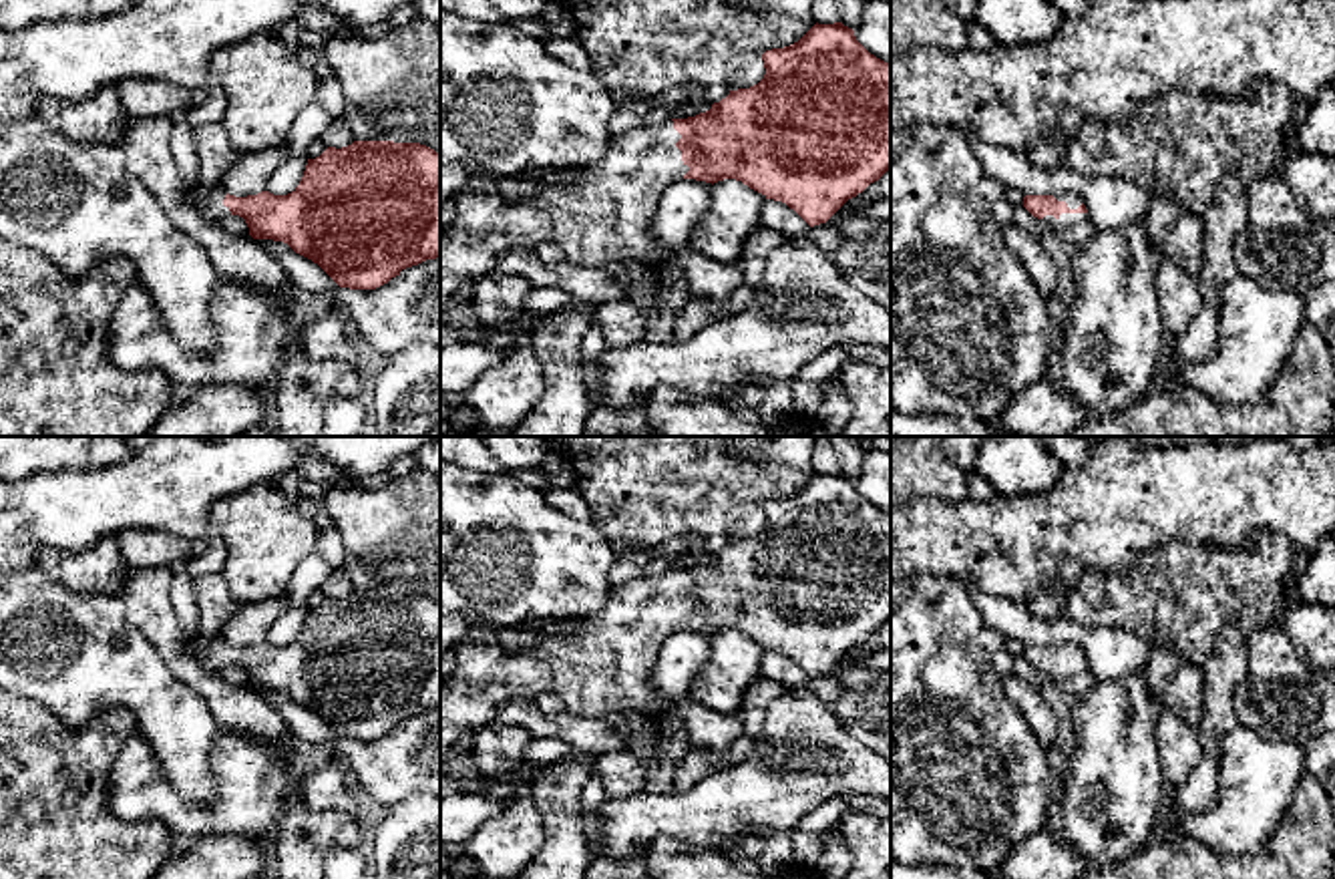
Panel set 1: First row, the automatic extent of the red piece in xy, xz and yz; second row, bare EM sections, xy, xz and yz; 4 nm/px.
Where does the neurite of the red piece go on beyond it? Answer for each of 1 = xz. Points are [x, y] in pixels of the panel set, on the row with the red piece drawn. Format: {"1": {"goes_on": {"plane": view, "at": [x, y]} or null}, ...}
{"1": {"goes_on": {"plane": "xz", "at": [604, 218]}}}

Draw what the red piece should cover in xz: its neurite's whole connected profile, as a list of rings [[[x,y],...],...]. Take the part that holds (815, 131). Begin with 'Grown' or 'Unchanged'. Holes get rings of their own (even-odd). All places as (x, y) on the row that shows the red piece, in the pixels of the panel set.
Grown. [[[842,22],[814,24],[798,42],[762,54],[766,74],[750,86],[730,91],[710,111],[688,119],[672,119],[657,127],[641,127],[611,137],[601,161],[577,167],[579,175],[561,185],[545,185],[533,195],[511,201],[501,193],[460,195],[456,213],[440,237],[440,312],[458,294],[462,282],[489,278],[501,253],[535,249],[553,241],[565,249],[565,261],[609,274],[625,288],[625,300],[645,316],[647,342],[674,342],[674,316],[692,298],[692,290],[676,261],[676,249],[653,237],[653,221],[663,191],[682,179],[718,183],[736,179],[766,199],[782,201],[810,227],[826,223],[848,199],[863,193],[891,169],[891,62],[871,54]]]

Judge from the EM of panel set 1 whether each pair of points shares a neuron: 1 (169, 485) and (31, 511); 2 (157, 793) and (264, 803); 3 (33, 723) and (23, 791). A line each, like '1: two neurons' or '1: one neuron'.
1: one neuron
2: one neuron
3: one neuron

